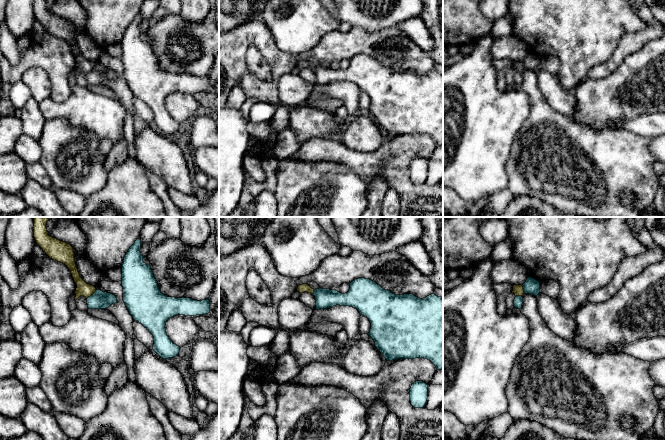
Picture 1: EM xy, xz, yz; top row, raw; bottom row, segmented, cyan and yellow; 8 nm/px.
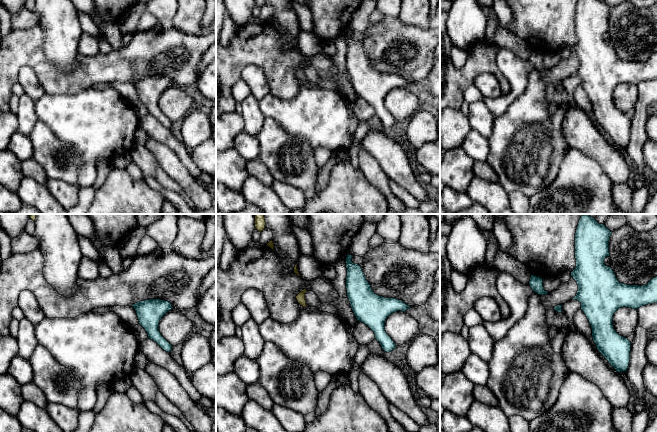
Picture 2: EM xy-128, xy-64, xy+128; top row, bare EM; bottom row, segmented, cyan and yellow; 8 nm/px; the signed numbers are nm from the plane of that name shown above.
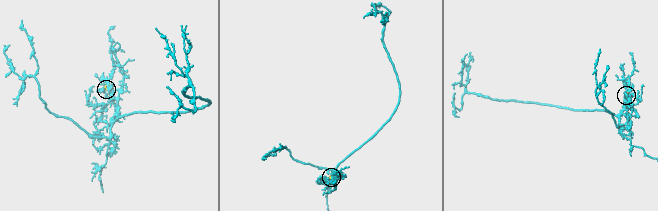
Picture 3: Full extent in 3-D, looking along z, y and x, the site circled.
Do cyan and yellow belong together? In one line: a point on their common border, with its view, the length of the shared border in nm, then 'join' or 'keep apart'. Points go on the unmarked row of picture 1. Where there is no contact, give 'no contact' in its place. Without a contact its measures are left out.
meets cyan in xy at (91, 71); contact 100 nm long; keep apart

